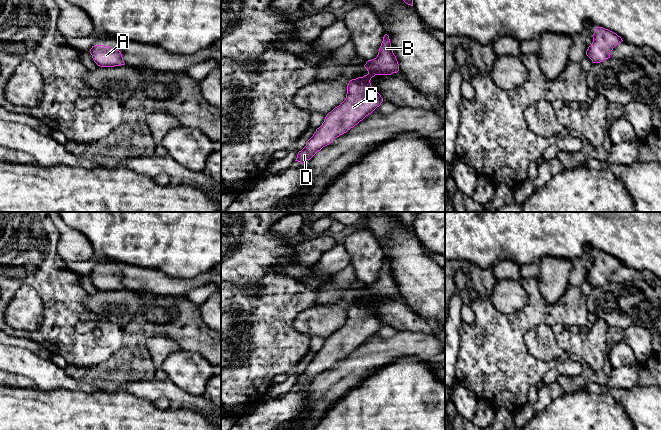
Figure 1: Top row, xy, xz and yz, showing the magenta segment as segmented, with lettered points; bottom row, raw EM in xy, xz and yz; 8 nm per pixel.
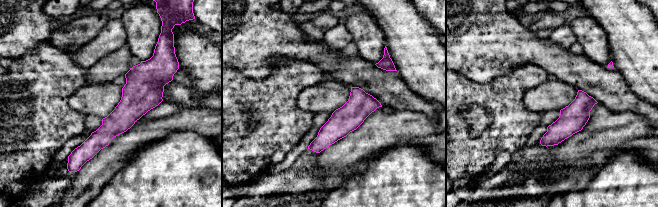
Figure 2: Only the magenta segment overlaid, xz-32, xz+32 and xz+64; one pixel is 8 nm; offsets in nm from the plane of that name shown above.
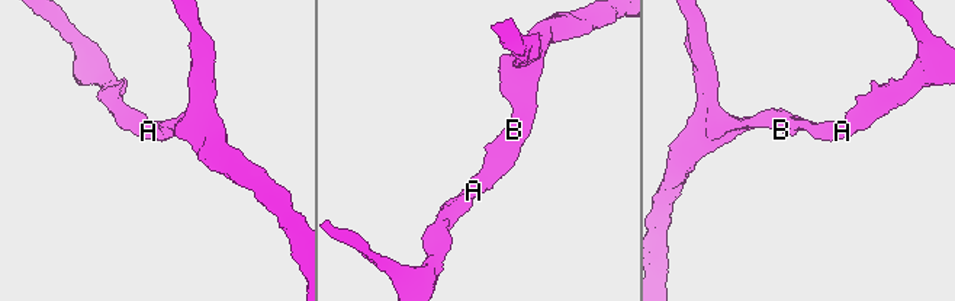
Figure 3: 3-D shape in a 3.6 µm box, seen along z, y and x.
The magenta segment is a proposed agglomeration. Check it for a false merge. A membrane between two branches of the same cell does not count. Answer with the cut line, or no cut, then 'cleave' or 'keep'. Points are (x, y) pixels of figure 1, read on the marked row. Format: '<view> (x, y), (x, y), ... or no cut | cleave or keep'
no cut | keep

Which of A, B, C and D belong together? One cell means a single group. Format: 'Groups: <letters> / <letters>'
Groups: A B C D

